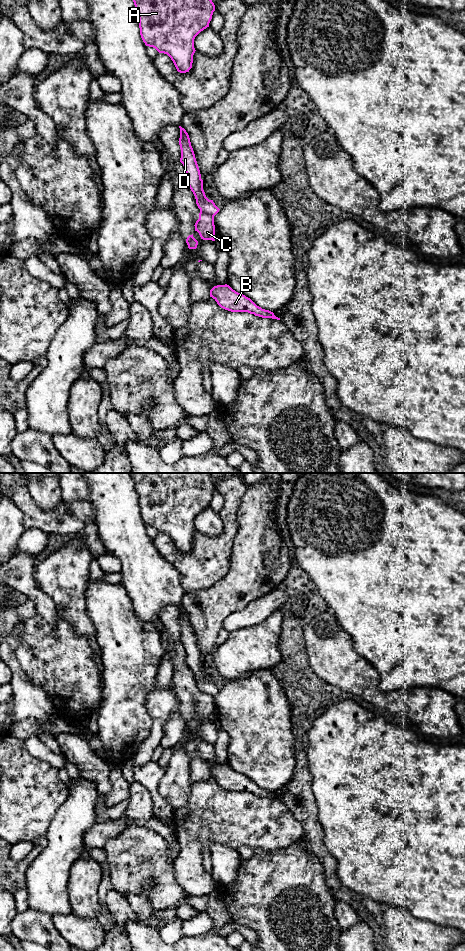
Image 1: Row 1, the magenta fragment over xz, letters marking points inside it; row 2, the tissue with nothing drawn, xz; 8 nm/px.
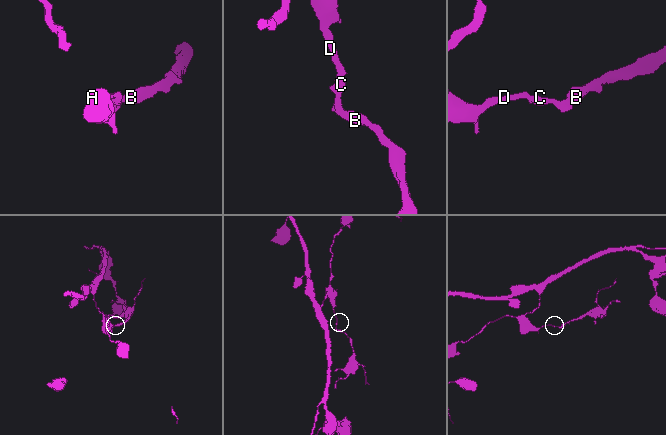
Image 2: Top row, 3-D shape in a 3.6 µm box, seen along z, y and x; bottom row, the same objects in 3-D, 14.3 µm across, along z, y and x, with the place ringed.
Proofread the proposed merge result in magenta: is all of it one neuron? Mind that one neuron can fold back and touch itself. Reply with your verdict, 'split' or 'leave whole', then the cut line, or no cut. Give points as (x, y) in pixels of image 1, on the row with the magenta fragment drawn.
split; cut xz (200, 210), (213, 217)

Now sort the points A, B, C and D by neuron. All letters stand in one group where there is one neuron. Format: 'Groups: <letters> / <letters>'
Groups: A D / B C

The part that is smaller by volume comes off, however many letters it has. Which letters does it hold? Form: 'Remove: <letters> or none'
Remove: B, C

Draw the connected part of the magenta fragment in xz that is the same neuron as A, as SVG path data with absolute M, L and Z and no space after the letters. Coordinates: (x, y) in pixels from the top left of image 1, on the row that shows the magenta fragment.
M133 0L139 18L140 35L146 46L167 54L180 73L192 68L194 39L209 27L215 5L212 0Z

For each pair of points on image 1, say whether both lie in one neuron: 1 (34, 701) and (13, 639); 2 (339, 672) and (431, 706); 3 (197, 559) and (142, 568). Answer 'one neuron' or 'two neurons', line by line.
1: one neuron
2: one neuron
3: two neurons

